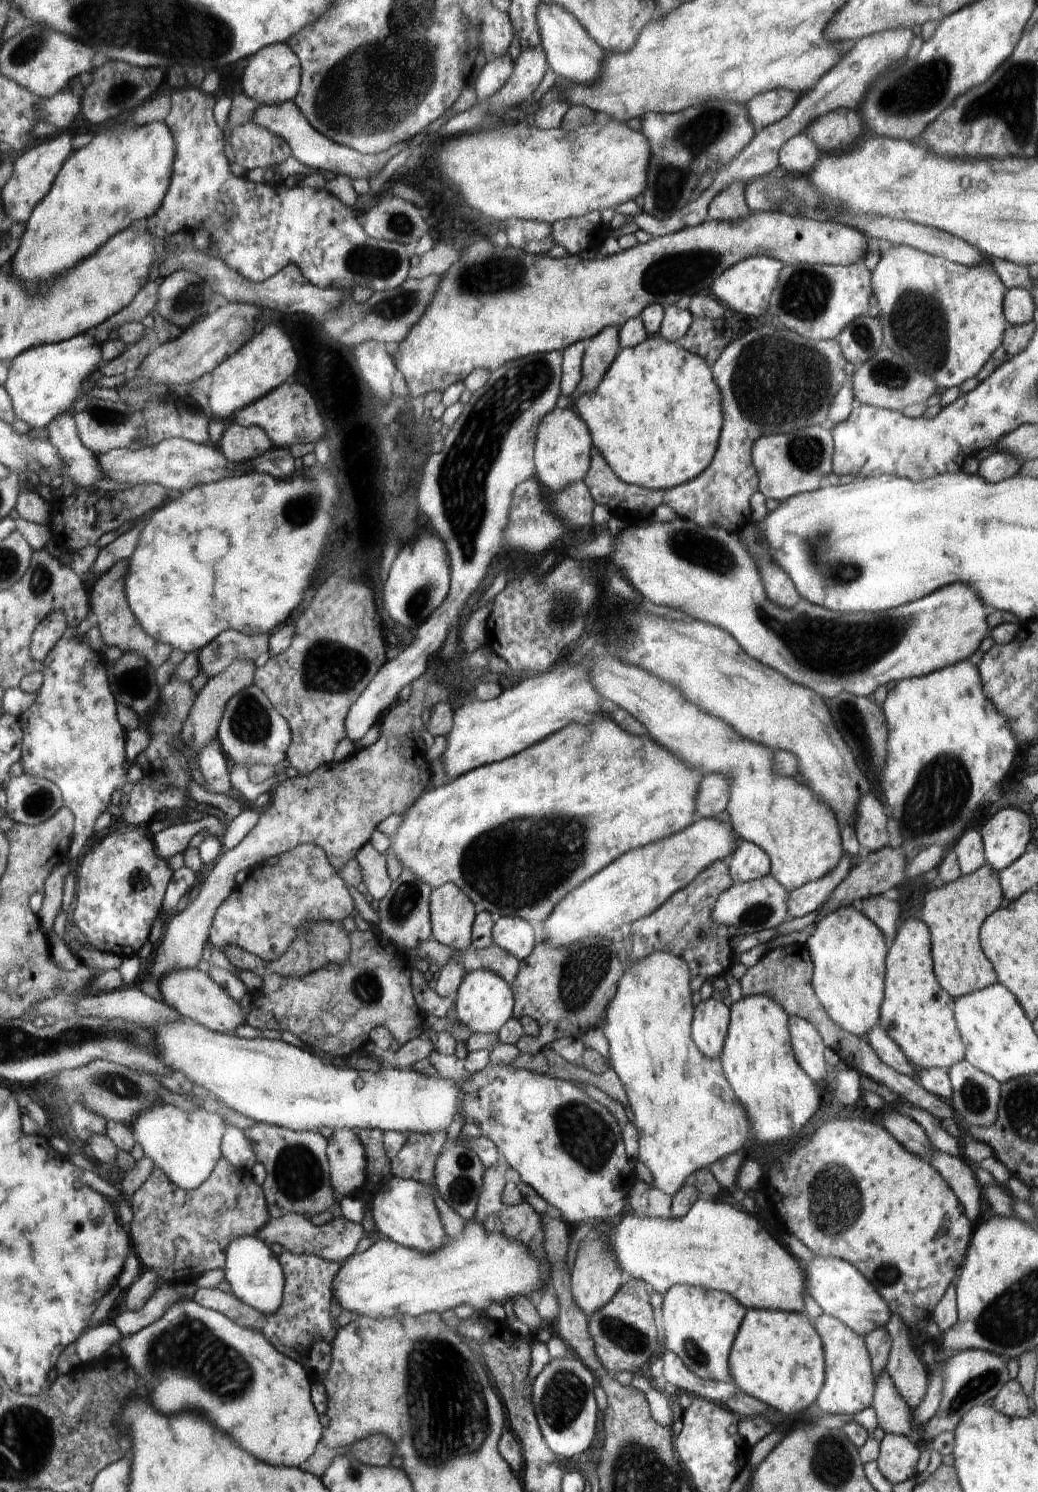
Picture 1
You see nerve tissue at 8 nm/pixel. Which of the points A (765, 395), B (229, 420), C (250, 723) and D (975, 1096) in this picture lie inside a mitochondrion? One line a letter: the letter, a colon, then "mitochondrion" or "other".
A: mitochondrion
B: other
C: mitochondrion
D: mitochondrion

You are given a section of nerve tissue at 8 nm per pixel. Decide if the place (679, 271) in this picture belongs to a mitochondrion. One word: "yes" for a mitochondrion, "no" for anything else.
yes

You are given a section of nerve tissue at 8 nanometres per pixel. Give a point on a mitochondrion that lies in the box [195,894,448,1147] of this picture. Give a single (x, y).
(365, 982)

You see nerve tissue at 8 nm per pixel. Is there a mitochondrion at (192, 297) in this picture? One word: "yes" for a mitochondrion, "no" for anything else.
yes

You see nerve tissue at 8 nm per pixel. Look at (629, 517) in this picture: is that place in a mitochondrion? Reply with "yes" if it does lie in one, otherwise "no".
no

